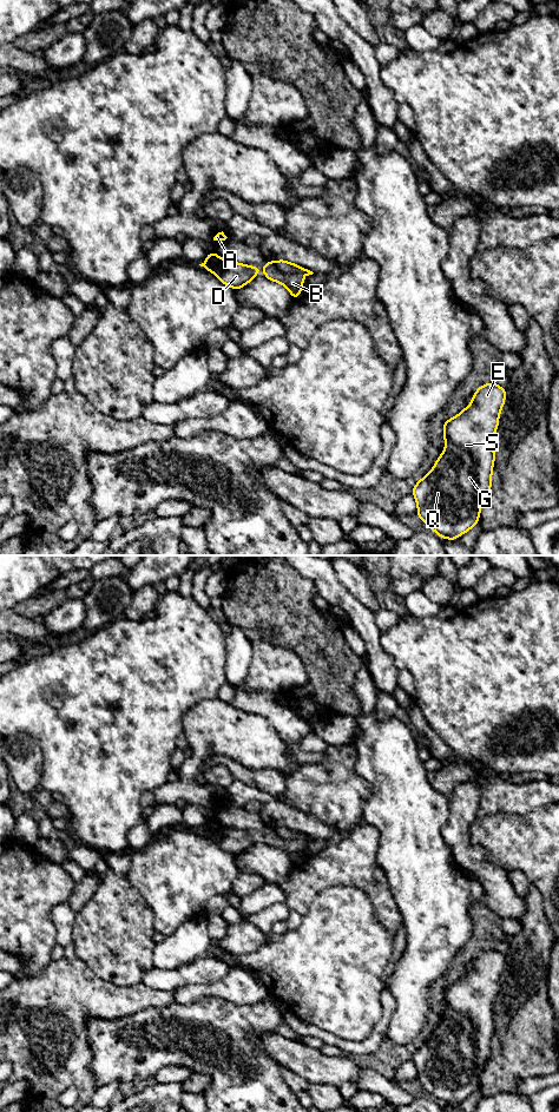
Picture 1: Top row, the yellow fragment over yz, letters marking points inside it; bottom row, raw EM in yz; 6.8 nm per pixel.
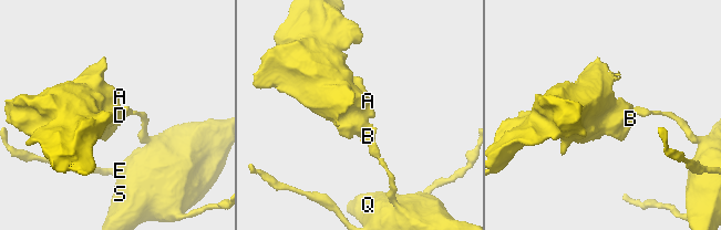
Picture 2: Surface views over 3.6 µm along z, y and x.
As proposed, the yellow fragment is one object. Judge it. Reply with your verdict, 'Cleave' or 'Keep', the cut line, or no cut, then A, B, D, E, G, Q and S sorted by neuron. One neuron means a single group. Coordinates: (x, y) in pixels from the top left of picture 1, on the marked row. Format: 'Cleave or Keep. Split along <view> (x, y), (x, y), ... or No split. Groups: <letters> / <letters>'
Cleave. Split along yz (273, 262), (278, 269), (295, 274). Groups: A B D / E G Q S

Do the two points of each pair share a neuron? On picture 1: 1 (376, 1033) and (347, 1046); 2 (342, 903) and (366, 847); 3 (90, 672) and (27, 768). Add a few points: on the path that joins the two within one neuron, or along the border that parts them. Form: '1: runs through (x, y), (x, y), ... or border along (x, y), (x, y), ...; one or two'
1: runs through (370, 1040), (365, 1046), (354, 1046); one
2: border along (322, 889), (354, 886), (372, 902); two
3: border along (19, 731), (38, 743), (40, 777); two

